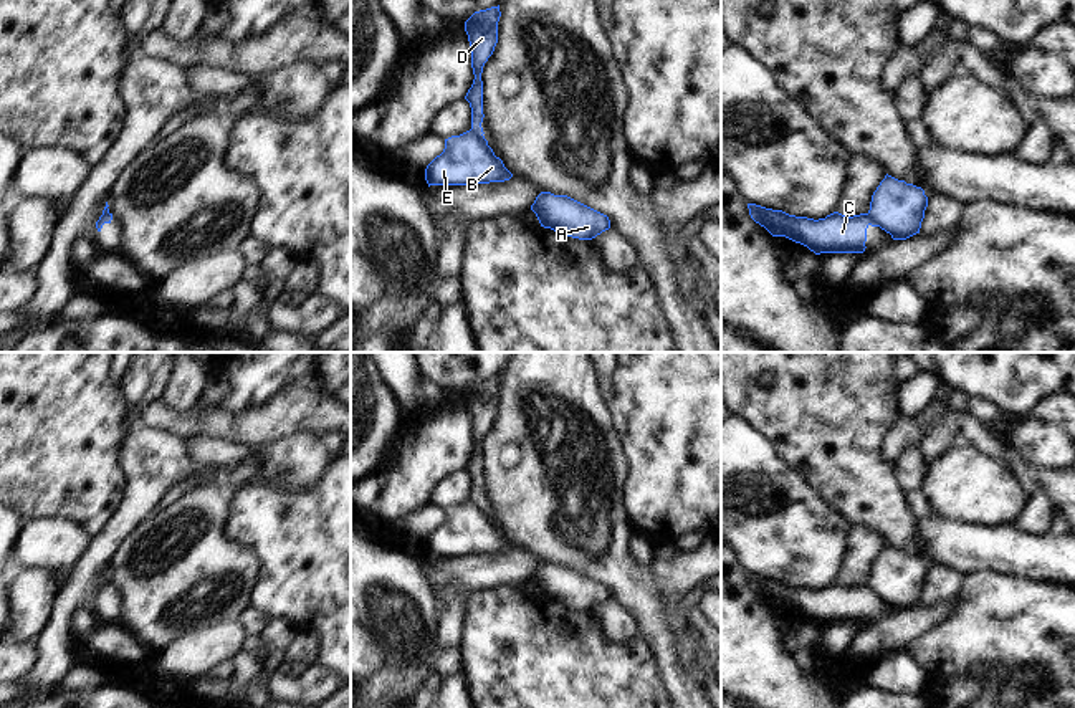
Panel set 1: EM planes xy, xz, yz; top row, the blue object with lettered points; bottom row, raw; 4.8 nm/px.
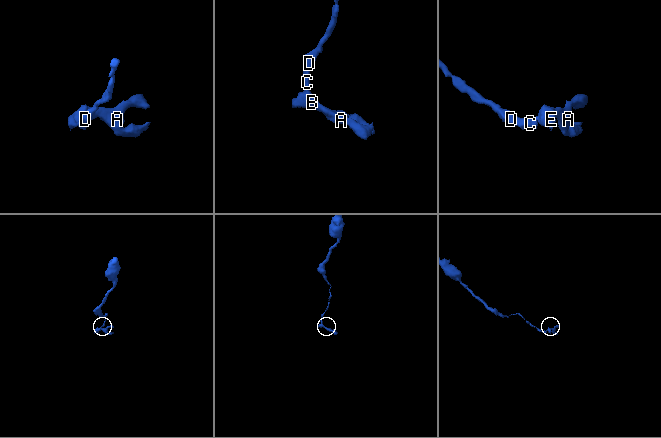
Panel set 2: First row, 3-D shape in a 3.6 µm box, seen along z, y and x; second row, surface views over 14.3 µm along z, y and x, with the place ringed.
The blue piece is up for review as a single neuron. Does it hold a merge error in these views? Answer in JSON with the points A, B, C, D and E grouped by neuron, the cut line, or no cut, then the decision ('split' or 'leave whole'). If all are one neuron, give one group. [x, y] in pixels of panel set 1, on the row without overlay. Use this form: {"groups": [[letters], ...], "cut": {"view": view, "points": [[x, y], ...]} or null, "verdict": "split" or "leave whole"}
{"groups": [["A", "B", "E"], ["C", "D"]], "cut": {"view": "yz", "points": [[869, 583], [867, 594]]}, "verdict": "split"}

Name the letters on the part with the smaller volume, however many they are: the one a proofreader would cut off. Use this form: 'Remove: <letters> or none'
Remove: A, B, E

